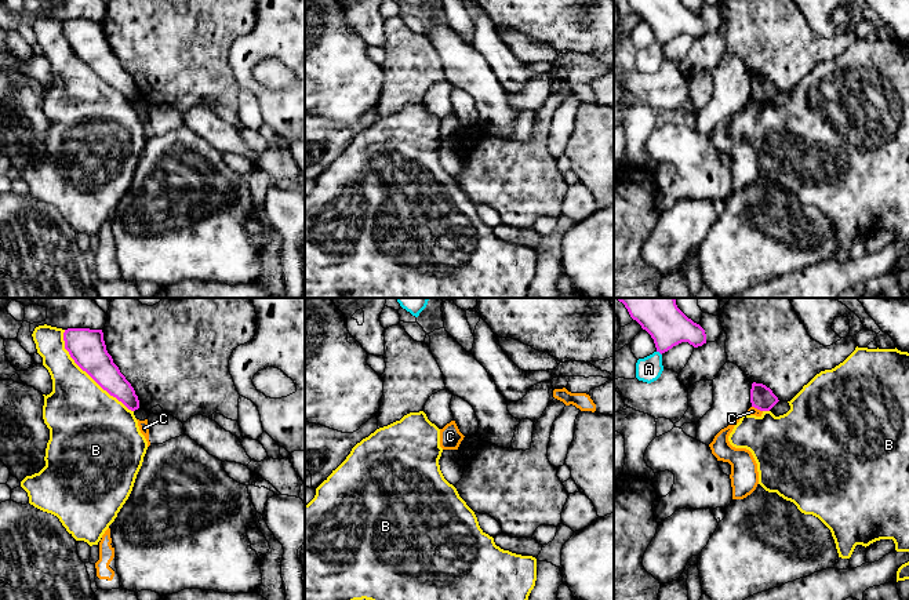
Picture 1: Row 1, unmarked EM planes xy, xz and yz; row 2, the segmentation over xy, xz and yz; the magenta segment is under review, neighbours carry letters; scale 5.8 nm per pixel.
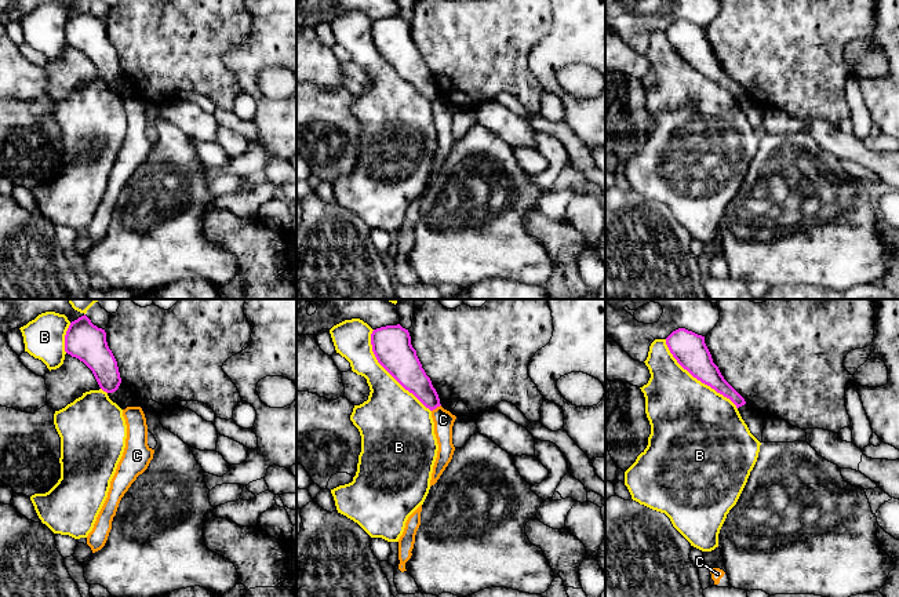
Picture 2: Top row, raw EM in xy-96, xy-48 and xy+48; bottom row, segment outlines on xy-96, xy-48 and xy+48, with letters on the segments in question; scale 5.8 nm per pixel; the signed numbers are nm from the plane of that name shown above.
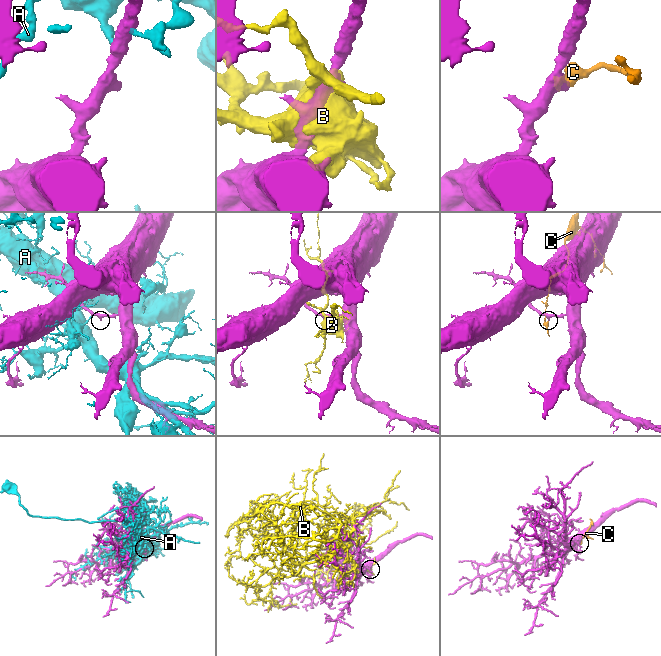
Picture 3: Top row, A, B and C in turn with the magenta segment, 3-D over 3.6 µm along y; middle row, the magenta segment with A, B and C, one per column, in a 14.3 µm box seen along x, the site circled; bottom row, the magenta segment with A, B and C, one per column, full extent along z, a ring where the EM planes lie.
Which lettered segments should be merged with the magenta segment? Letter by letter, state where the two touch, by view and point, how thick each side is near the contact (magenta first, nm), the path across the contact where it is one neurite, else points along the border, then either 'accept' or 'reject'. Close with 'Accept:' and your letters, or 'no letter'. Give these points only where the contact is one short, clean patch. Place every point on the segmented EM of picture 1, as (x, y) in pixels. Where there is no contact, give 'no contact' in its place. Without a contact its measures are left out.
A: contact yz (660, 352); calibres 240 and 140 nm; reject
B: contact xy (88, 374); calibres 220 and 400 nm; reject
C: contact yz (757, 408); calibres 140 and 50 nm; border yz (752, 406), (762, 411); reject
Accept: no letter

